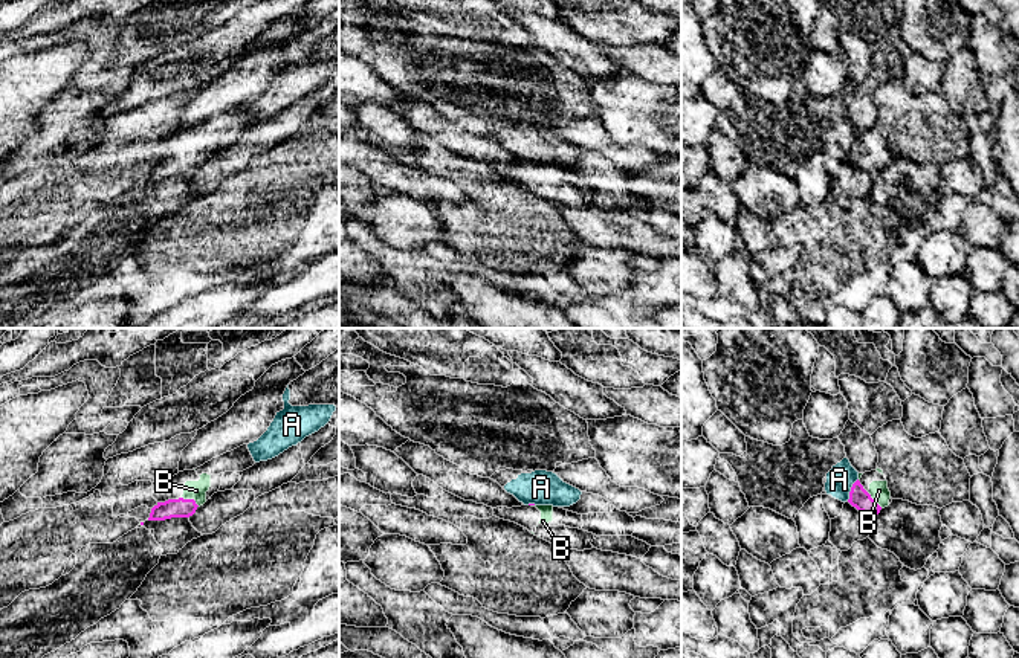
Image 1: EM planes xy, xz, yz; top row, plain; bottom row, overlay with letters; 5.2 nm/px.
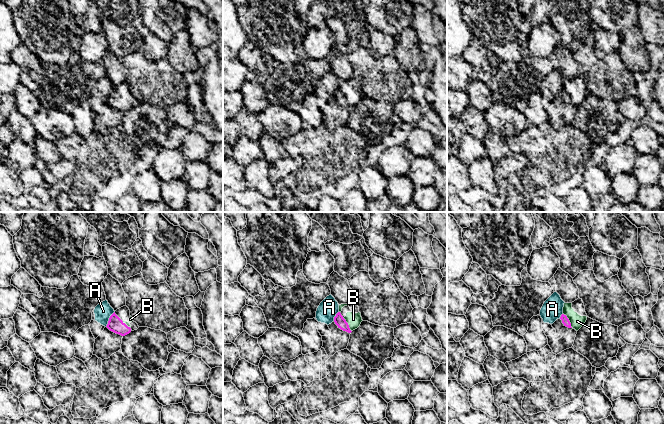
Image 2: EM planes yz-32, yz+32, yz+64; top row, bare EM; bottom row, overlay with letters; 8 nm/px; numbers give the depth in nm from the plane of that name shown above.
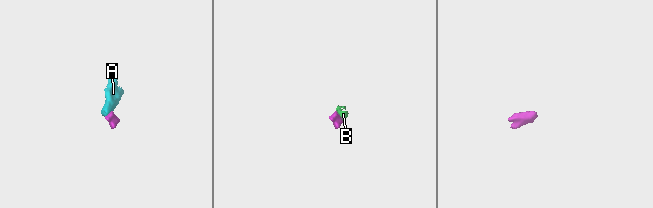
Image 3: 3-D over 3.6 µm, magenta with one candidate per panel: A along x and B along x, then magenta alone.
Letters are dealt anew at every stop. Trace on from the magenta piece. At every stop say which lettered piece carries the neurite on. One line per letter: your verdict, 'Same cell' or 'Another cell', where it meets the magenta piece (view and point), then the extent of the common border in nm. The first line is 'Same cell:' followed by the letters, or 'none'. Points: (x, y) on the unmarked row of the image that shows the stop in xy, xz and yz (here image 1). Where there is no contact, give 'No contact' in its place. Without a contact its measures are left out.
Same cell: B
A: Another cell. Touches magenta at yz (851, 147). Shared border 130 nm
B: Same cell. Touches magenta at xy (191, 158). Shared border 110 nm

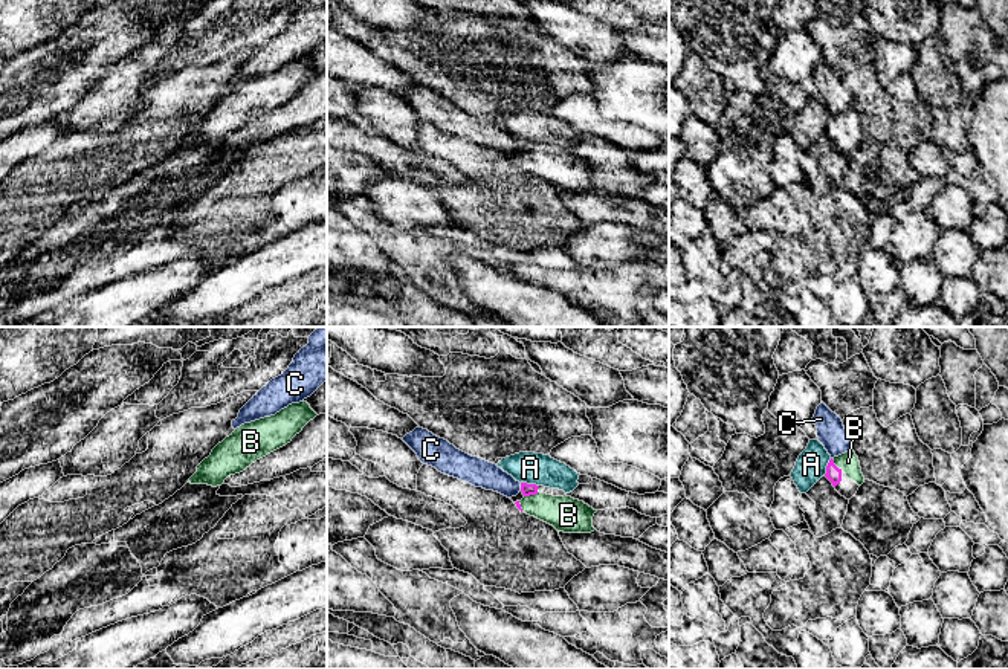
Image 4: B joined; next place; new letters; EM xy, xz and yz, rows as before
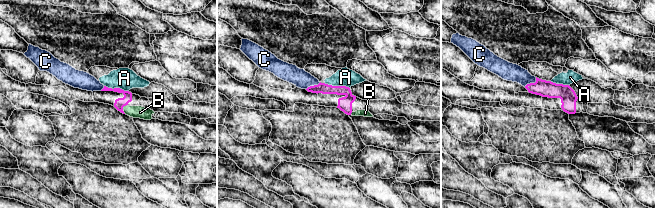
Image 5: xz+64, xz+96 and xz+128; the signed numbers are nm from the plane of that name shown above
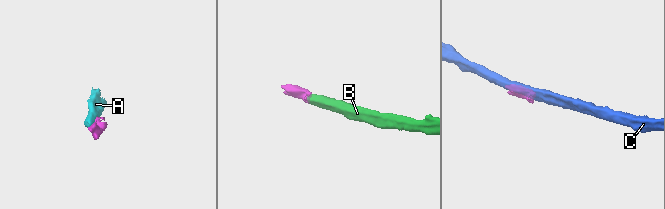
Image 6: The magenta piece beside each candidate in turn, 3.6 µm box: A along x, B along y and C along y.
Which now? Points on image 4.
Same cell: B
A: Another cell. Touches magenta at xz (530, 142). Shared border 100 nm
B: Same cell. Touches magenta at xz (530, 151). Shared border 80 nm
C: Another cell. Touches magenta at xz (521, 144). Shared border 40 nm

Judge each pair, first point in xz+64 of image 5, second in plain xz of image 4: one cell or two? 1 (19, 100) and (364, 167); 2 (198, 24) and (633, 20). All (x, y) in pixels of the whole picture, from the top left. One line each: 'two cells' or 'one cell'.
1: two cells
2: two cells

